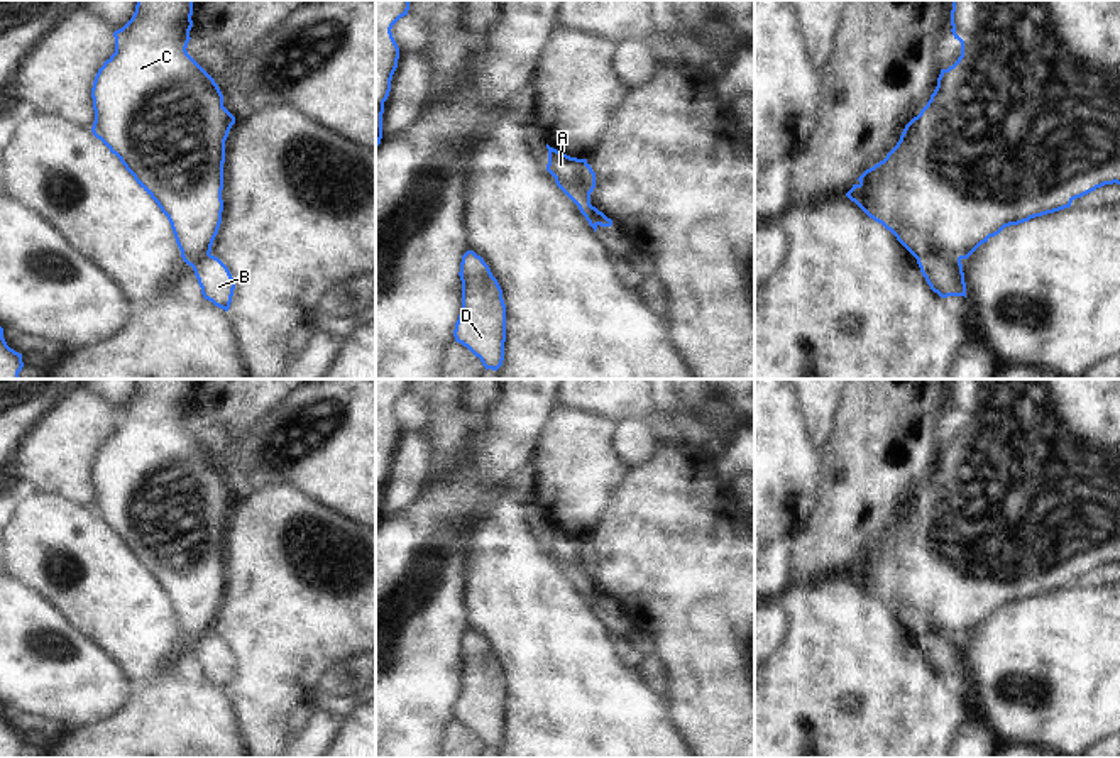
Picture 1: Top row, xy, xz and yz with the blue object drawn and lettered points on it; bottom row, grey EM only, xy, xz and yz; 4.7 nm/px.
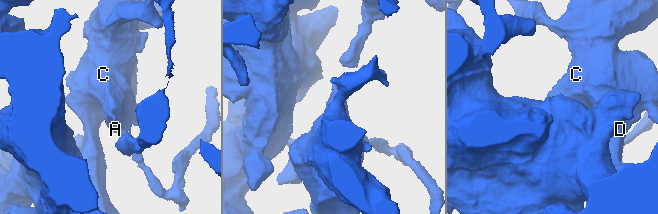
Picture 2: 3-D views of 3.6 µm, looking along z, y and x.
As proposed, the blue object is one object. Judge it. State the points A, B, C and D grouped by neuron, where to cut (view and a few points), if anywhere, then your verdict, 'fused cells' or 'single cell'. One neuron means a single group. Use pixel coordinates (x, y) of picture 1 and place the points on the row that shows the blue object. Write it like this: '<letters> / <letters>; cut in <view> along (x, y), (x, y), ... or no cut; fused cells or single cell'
A C D / B; cut in xz along (586, 161), (581, 170), (581, 190), (589, 203); fused cells

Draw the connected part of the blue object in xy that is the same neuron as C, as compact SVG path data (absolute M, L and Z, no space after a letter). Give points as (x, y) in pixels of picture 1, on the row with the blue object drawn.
M137 0L132 19L113 32L115 52L98 69L93 88L91 132L115 154L137 184L167 217L183 261L191 266L211 252L223 211L225 140L235 117L223 107L215 80L188 54L193 0Z

